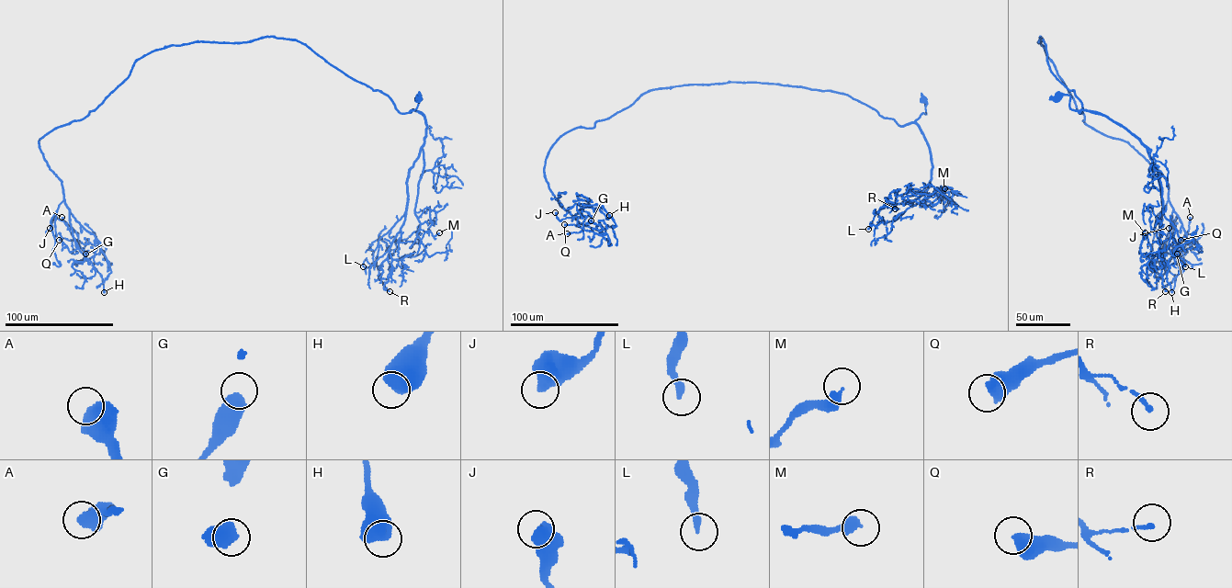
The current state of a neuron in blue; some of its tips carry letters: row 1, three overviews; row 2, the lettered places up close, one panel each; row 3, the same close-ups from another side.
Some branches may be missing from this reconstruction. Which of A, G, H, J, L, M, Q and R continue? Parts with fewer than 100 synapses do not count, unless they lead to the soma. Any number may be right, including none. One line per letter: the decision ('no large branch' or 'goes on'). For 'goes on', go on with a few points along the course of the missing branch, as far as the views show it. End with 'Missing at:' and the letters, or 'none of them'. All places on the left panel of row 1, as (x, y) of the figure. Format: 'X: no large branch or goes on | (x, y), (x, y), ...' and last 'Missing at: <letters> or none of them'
A: no large branch
G: no large branch
H: no large branch
J: no large branch
L: no large branch
M: no large branch
Q: no large branch
R: no large branch
Missing at: none of them

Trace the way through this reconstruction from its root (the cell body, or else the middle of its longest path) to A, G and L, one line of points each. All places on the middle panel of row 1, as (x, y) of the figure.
A: (923, 99), (900, 126), (799, 86), (649, 90), (550, 149), (548, 188), (586, 217), (567, 233)
G: (923, 99), (900, 126), (799, 86), (649, 90), (548, 152), (549, 190), (591, 220)
L: (923, 99), (926, 113), (915, 122), (931, 155), (930, 186), (912, 206), (889, 203), (880, 209), (868, 229)

